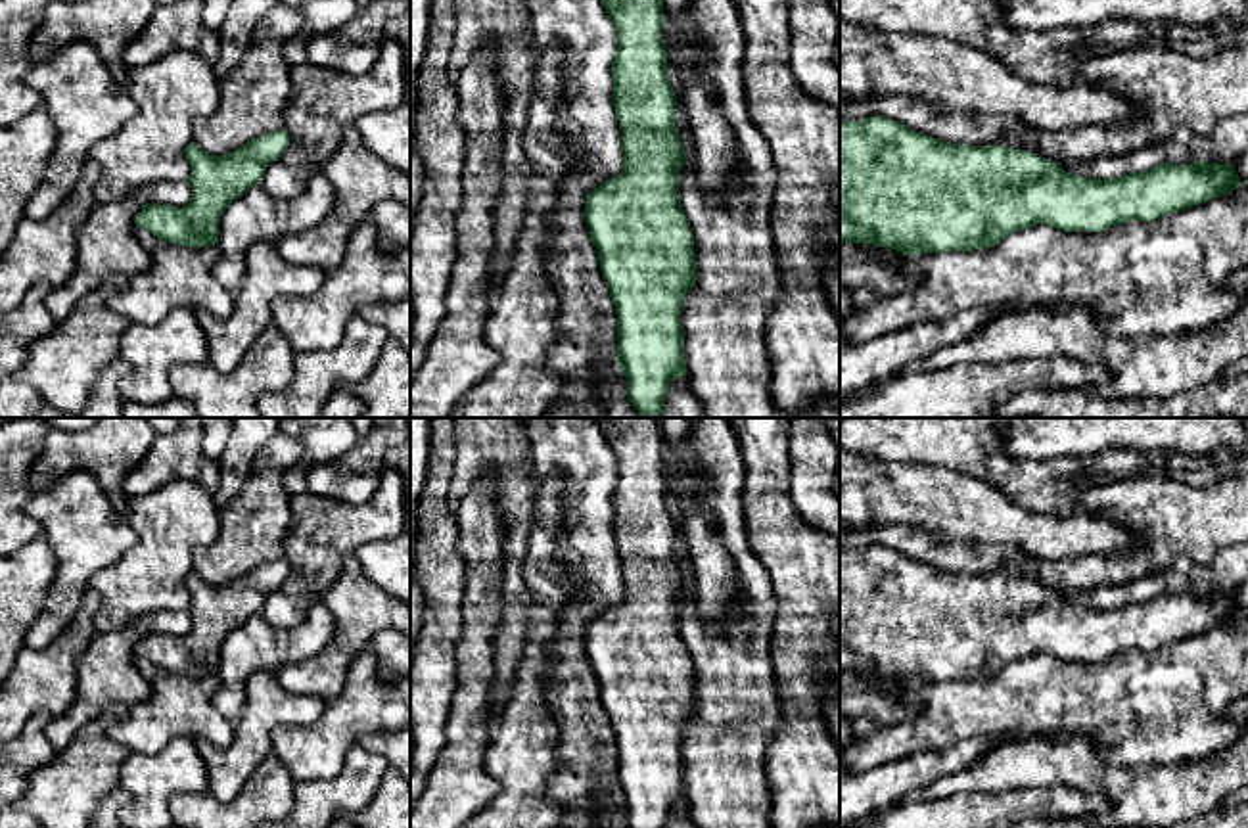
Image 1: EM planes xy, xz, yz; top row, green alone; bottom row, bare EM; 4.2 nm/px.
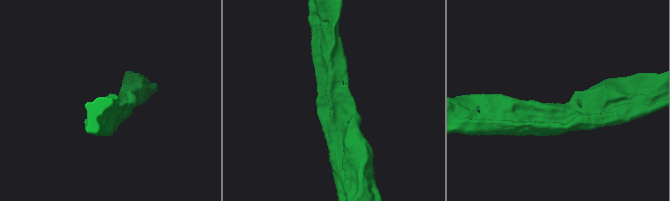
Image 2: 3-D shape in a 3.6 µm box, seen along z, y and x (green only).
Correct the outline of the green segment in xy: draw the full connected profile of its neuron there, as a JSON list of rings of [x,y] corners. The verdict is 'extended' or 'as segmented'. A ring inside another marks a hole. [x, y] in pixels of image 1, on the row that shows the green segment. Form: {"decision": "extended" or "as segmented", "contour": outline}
{"decision": "as segmented", "contour": [[[286,130],[263,134],[226,155],[209,155],[190,142],[186,159],[192,167],[192,199],[184,207],[146,203],[134,224],[161,242],[205,247],[219,243],[219,222],[224,209],[253,186],[261,184],[266,167],[289,146]]]}

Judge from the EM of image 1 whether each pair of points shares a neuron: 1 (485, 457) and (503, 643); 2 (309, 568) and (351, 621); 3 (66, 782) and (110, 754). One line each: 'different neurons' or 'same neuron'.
1: same neuron
2: different neurons
3: same neuron

